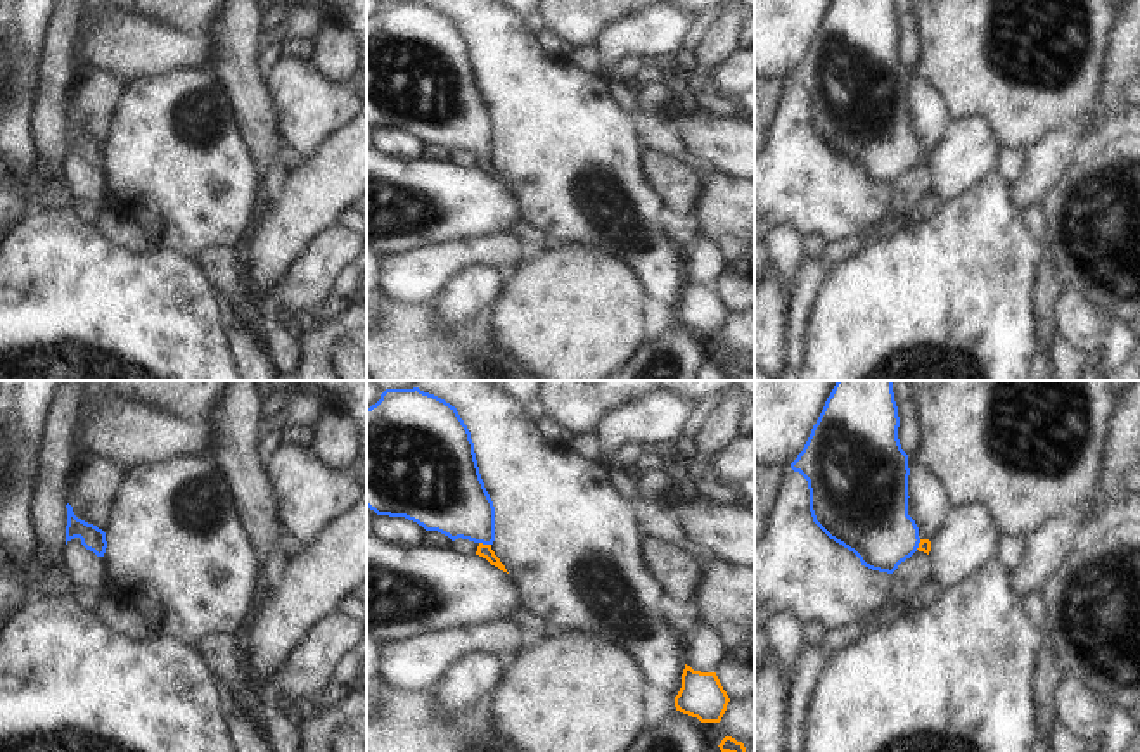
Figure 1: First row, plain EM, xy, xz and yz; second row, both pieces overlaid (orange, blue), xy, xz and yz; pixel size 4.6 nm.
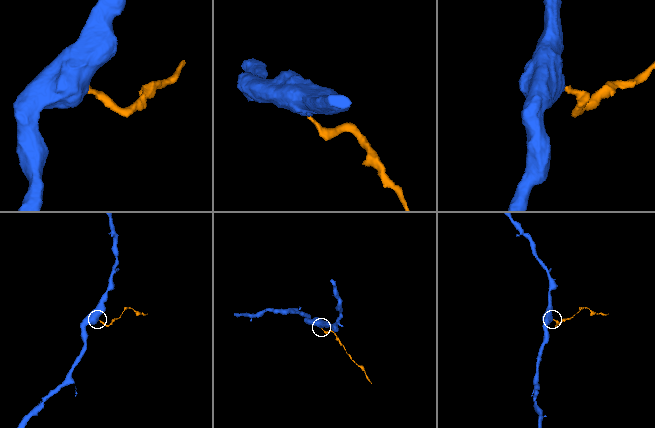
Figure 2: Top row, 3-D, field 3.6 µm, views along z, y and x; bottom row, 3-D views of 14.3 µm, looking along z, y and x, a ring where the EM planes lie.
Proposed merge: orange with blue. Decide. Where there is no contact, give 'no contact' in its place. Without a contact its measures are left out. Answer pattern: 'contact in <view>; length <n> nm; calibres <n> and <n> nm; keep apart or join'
contact in xz; length 60 nm; calibres 60 and 320 nm; join

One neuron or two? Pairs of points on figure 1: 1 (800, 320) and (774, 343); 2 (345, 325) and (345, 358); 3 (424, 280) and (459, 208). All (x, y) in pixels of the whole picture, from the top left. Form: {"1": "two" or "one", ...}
{"1": "two", "2": "two", "3": "two"}

